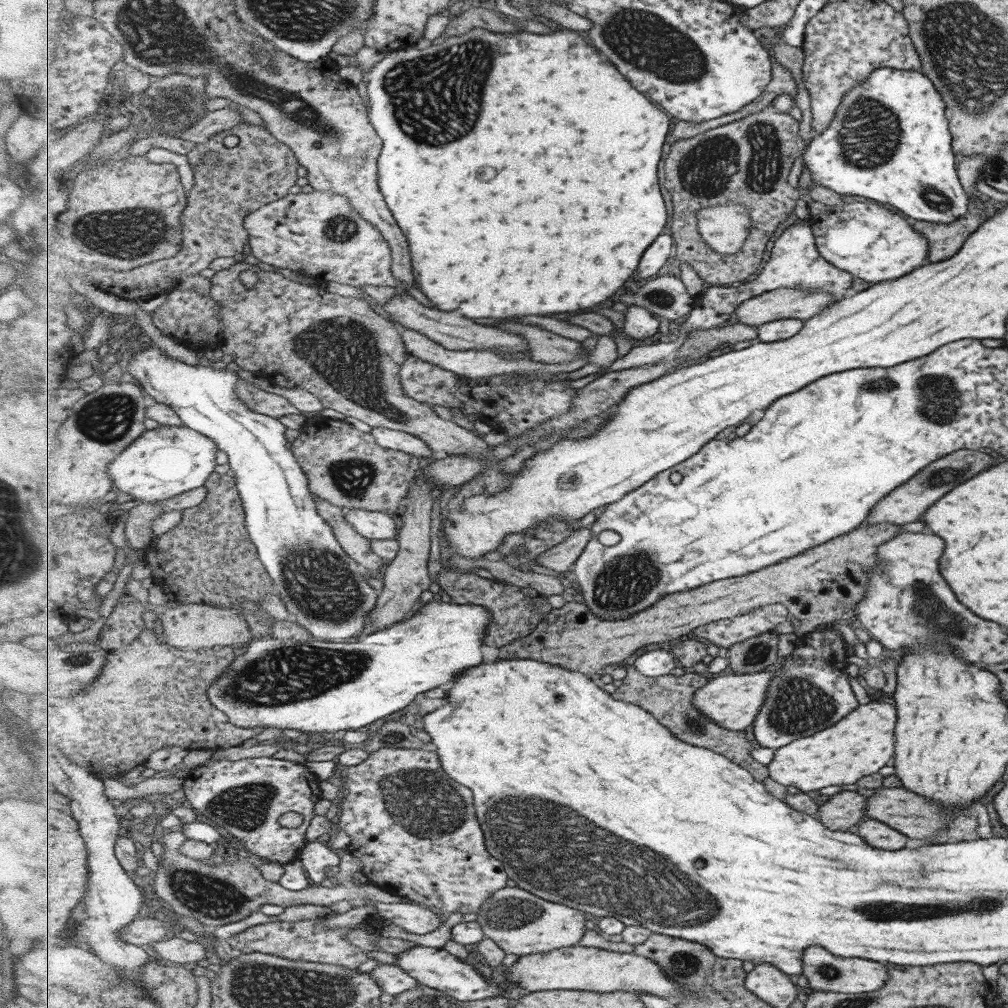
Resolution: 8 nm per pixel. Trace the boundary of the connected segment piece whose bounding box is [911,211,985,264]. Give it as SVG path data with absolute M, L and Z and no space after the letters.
M967 211L949 223L930 223L914 219L911 227L927 239L925 260L927 264L933 264L953 256L961 248L961 244L964 244L965 238L971 235L983 220L985 216Z

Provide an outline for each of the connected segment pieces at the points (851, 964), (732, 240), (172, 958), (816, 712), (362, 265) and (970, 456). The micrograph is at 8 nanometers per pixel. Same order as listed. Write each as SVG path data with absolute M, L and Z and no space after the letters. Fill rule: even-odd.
M821 946L805 948L803 965L805 965L803 975L807 980L808 990L836 993L873 992L873 990L877 990L885 984L887 967L889 967L883 963L864 958L835 956L833 953L827 952L825 948L821 948Z
M735 203L699 209L697 219L701 236L719 254L737 254L747 243L753 226L751 209Z
M176 935L171 939L157 941L152 946L160 960L182 966L189 966L193 962L199 962L207 954L207 944L203 940L198 939L189 942L189 940L183 940L183 938Z
M833 627L813 630L807 635L799 634L794 651L776 668L775 678L769 687L761 712L752 724L754 738L760 747L779 749L794 740L811 736L823 728L829 728L851 710L857 708L857 700L851 692L849 680L837 666L845 662L845 640ZM793 660L804 660L795 665Z
M314 189L310 193L289 193L275 202L262 206L259 210L252 212L245 220L245 227L249 231L249 244L252 254L261 263L289 269L298 274L312 277L326 278L326 280L335 280L337 283L355 286L375 301L378 306L383 307L391 297L387 294L378 294L377 286L393 286L404 289L409 296L413 296L417 302L421 302L427 308L436 309L431 302L415 286L400 282L392 272L393 255L389 241L383 237L381 229L367 221L353 205L351 199L333 191L321 191Z
M959 449L941 457L927 466L923 467L907 482L893 488L891 492L885 494L879 502L876 502L869 510L867 518L864 520L865 525L874 525L875 523L891 523L893 525L907 524L920 519L921 514L931 506L936 500L939 500L945 492L953 490L959 486L963 480L973 478L975 474L995 466L997 460L976 450Z

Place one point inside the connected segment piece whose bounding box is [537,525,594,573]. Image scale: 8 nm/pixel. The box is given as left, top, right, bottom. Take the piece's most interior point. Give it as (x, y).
(563, 557)

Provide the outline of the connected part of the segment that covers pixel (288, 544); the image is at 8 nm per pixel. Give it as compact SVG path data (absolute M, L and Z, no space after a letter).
M155 344L146 345L144 349L135 353L133 356L128 355L126 351L123 352L123 354L121 354L121 362L128 366L129 372L133 378L136 379L139 384L142 384L151 401L159 401L171 406L171 408L179 414L184 425L197 430L197 432L201 432L201 434L205 434L205 436L209 436L209 438L213 438L213 440L219 444L219 449L225 451L225 453L229 455L231 474L237 479L237 489L239 489L241 499L243 499L246 526L252 538L252 542L256 544L260 560L263 561L267 572L269 572L273 579L276 593L283 601L290 617L301 627L305 628L310 633L311 637L319 638L320 641L340 640L344 642L350 639L355 640L357 636L361 636L361 634L365 632L365 622L367 622L367 618L371 616L371 612L373 612L377 606L379 594L375 592L375 588L373 588L373 586L365 580L365 577L363 577L363 566L353 559L352 556L349 556L349 553L340 545L340 542L337 541L336 533L333 532L332 525L325 520L324 516L321 516L316 500L313 498L313 492L311 492L309 488L307 474L303 472L303 468L301 468L301 465L297 462L297 456L295 456L295 452L292 450L293 442L287 442L287 438L285 438L285 426L275 418L252 412L243 400L239 400L239 396L237 396L237 381L239 381L240 376L238 374L238 369L232 366L230 370L218 372L217 368L201 366L199 364L197 364L197 366L189 366L189 364L185 364L185 362L179 362L179 360L175 360L175 358L169 358L169 356L159 350Z

